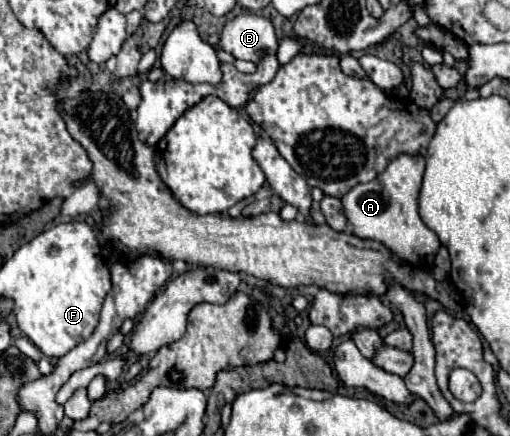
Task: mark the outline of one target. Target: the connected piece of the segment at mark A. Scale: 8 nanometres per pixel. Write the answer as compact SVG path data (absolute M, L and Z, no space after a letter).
M399 155L387 165L381 175L377 175L369 183L353 187L341 199L345 217L359 239L385 243L385 247L389 247L389 251L393 251L397 259L415 267L431 265L441 247L435 231L425 227L419 215L419 189L423 181L423 171L425 159L421 155Z

